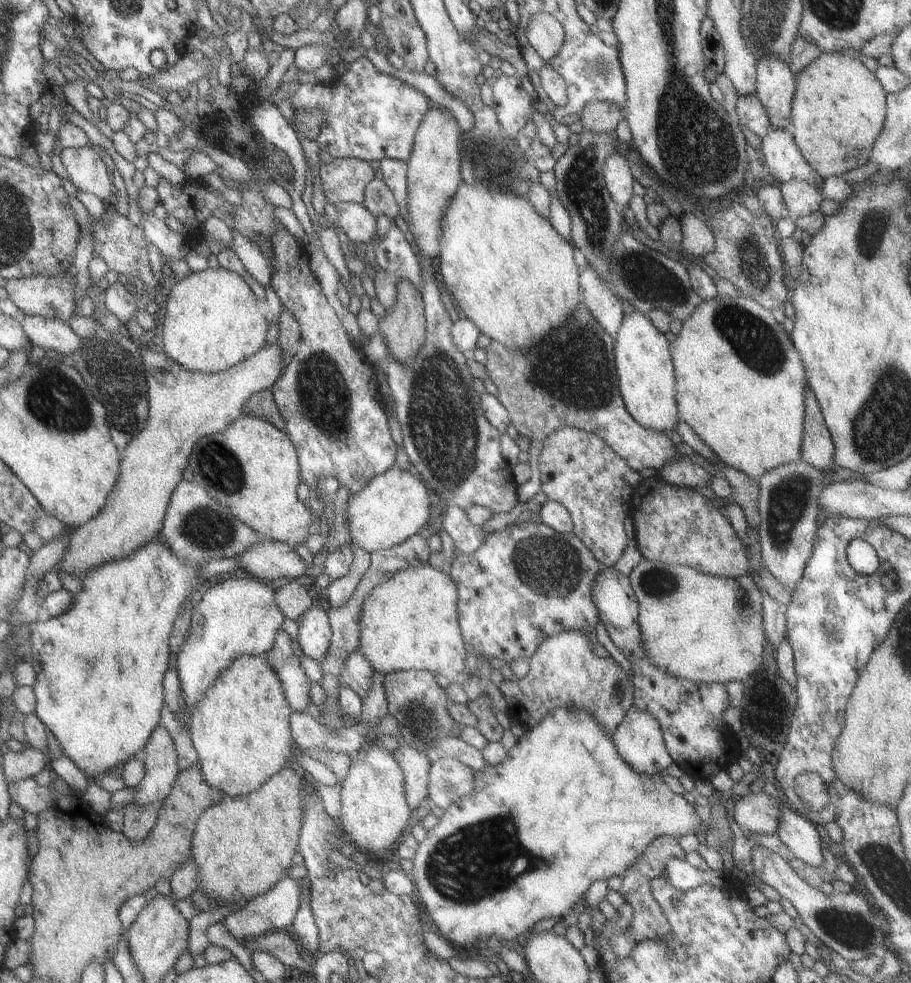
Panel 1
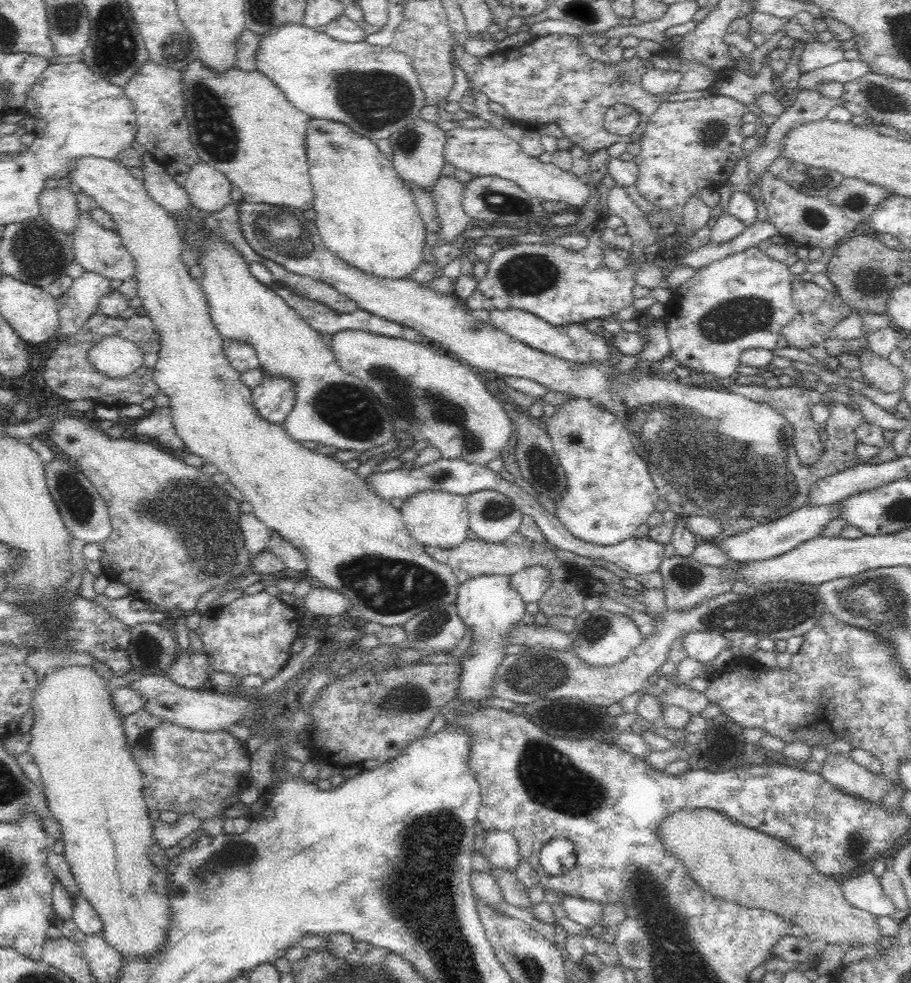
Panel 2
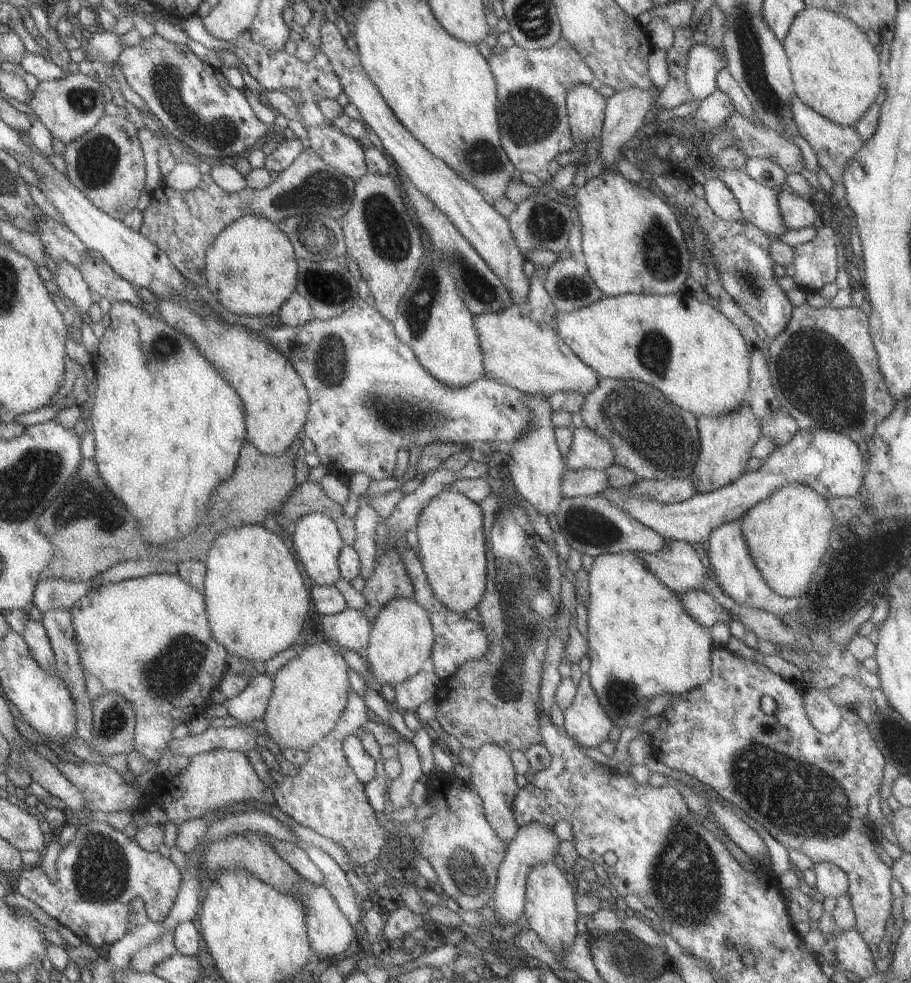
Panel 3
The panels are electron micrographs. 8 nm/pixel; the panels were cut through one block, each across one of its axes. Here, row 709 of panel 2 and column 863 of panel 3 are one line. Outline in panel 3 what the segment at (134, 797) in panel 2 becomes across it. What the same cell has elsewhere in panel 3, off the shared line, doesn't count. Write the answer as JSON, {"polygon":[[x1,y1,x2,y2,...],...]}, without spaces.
{"polygon":[[805,5,780,43,787,56,794,95,807,108,841,127,852,127,883,88,878,50,849,19]]}

